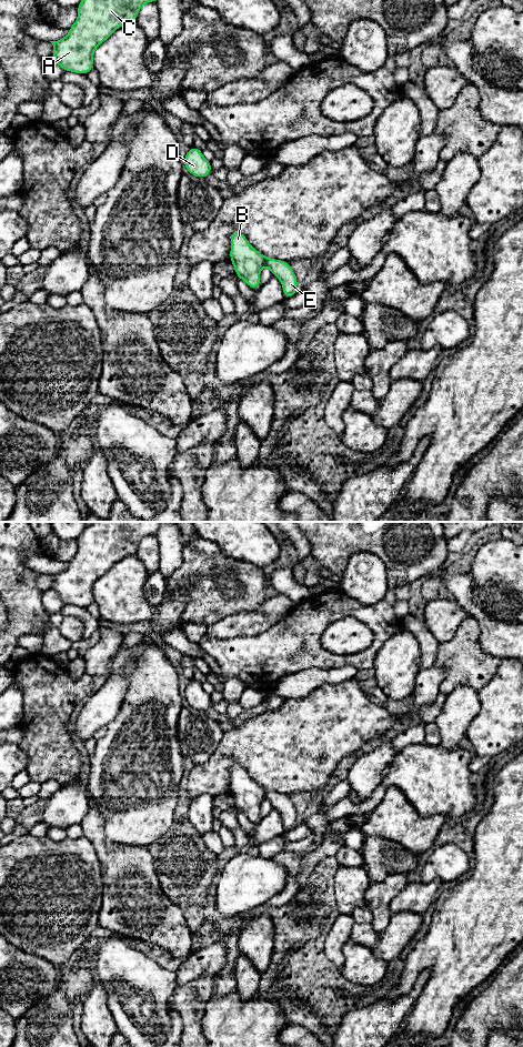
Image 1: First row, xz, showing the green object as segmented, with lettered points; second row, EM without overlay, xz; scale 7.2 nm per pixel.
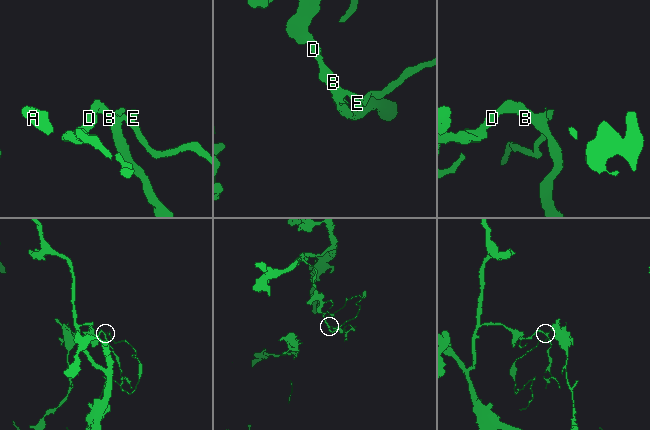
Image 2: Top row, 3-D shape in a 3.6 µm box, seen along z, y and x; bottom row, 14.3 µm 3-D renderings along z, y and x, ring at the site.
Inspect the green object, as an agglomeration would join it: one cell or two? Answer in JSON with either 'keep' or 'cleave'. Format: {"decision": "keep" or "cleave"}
{"decision": "cleave"}

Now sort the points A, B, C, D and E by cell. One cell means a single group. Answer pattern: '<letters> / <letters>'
A B C D / E

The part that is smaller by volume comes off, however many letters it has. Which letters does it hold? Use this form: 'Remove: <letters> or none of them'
Remove: E

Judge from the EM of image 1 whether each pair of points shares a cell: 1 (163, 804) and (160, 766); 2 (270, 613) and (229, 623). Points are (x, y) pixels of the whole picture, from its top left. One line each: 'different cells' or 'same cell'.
1: same cell
2: same cell

